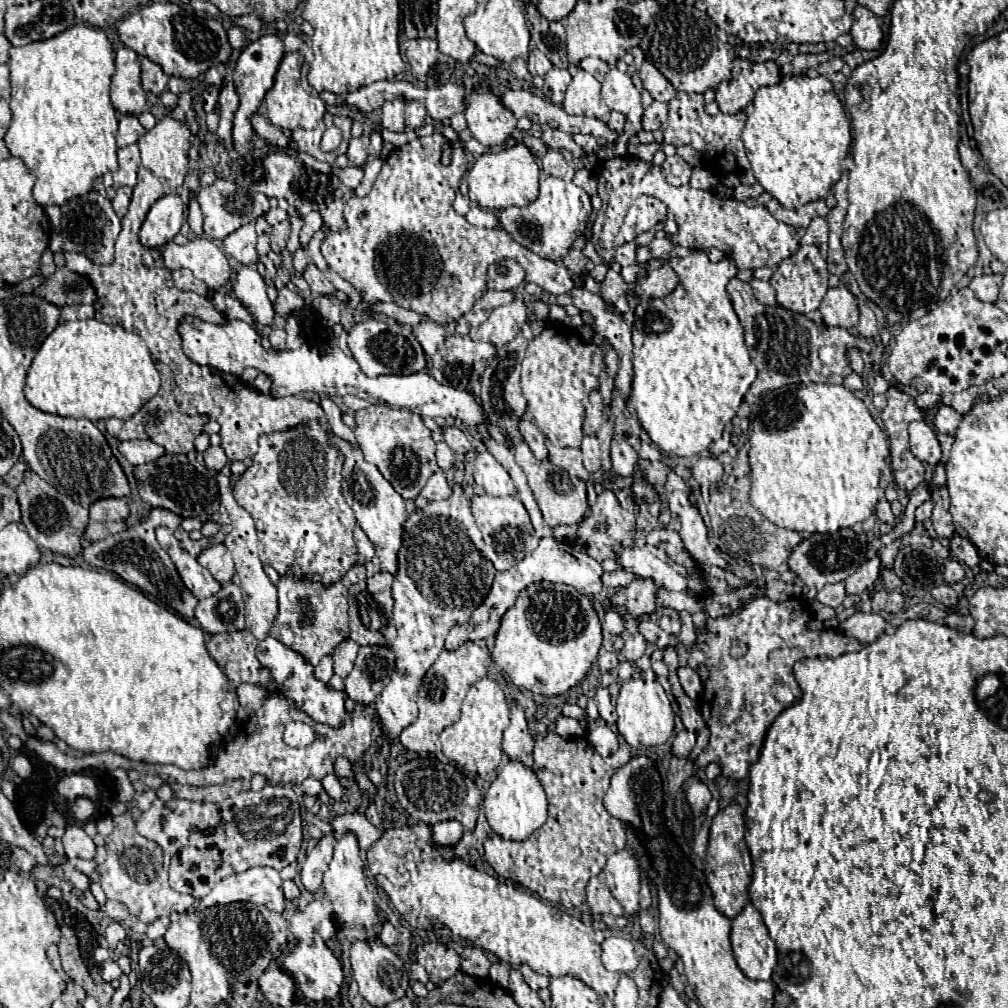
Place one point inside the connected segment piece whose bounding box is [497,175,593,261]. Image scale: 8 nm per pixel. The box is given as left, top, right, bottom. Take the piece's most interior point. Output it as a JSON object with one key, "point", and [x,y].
{"point":[548,226]}

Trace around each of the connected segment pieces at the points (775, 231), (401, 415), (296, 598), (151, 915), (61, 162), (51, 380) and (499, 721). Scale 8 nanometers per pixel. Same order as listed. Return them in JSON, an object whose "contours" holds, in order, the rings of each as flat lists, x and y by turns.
{"contours":[[[653,165,651,171,641,179,641,193,657,197,667,205,669,211,673,211,675,221,679,225,677,245,699,251,715,247,723,251,729,259,733,259,739,269,757,269,757,267,775,269,783,259,791,257,798,250,799,239,805,233,803,229,773,219,773,215,767,211,765,205,747,207,743,201,721,199,711,191,693,189,689,185,673,187,663,179,661,169,657,165]],[[369,405,355,413,355,423,357,425,353,427,353,433,365,459,379,467,383,477,403,499,415,499,437,469,435,441,431,439,431,431,423,425,421,417,407,409]],[[355,563,349,573,345,573,337,583,331,583,331,587,323,587,319,581,299,579,299,575,281,575,277,583,279,615,271,627,271,635,283,645,299,651,313,665,317,665,325,655,333,655,339,643,349,637,347,591,363,577,365,565,361,563]],[[131,811,113,817,113,821,115,821,115,829,111,835,105,837,107,861,103,865,97,865,95,869,99,871,99,881,107,899,117,899,125,903,129,913,139,917,147,925,173,911,177,913,187,911,187,907,191,907,195,899,191,895,171,891,167,883,167,859,163,857,161,847,137,833]],[[77,23,51,39,41,39,23,47,11,47,9,57,13,121,3,141,11,155,21,157,37,177,33,187,35,201,41,207,63,205,71,197,91,191,97,177,119,169,115,145,117,111,109,95,111,75,115,73,113,47,101,29]],[[85,319,57,325,43,341,27,373,25,397,45,413,97,423,111,417,129,419,159,391,159,385,155,361,137,333]],[[487,677,479,679,471,685,463,707,461,707,461,719,449,727,443,729,441,745,443,753,449,761,455,761,457,765,465,767,473,773,491,773,499,767,501,761,501,735,509,727,509,707,505,701,503,691,499,685]]]}

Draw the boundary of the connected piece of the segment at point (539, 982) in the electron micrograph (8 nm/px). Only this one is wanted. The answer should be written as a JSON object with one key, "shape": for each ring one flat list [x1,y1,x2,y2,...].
{"shape":[[521,965,521,973,523,973,525,983,527,983,527,985,529,985,533,991,543,989,543,987,547,987,547,985,549,985,549,977,535,973,535,971,533,971,531,967,527,967,527,965]]}

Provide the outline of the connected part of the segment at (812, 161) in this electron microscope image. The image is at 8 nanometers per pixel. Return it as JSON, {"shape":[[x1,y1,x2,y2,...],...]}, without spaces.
{"shape":[[789,75,773,87,761,87,755,91,753,113,749,113,741,139,761,187,783,207,801,207,803,203,825,199,829,189,839,181,841,163,849,155,851,147,851,123,841,101,833,93,831,83,823,75,817,75,815,79,809,75]]}

